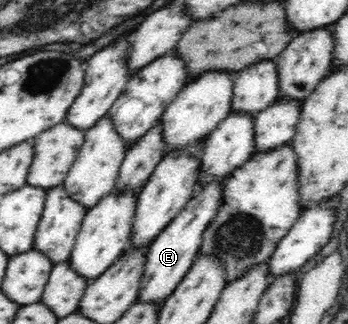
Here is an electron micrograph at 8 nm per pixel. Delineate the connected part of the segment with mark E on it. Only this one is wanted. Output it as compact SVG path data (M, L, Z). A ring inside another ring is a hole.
M224 181L212 182L205 188L197 190L195 196L185 205L185 209L167 225L166 229L163 229L163 232L159 233L153 243L150 243L139 287L138 301L162 303L181 284L183 277L191 269L191 265L198 255L203 232L208 229L211 221L219 213L219 207L222 206L222 198L224 197L223 187L225 187Z

